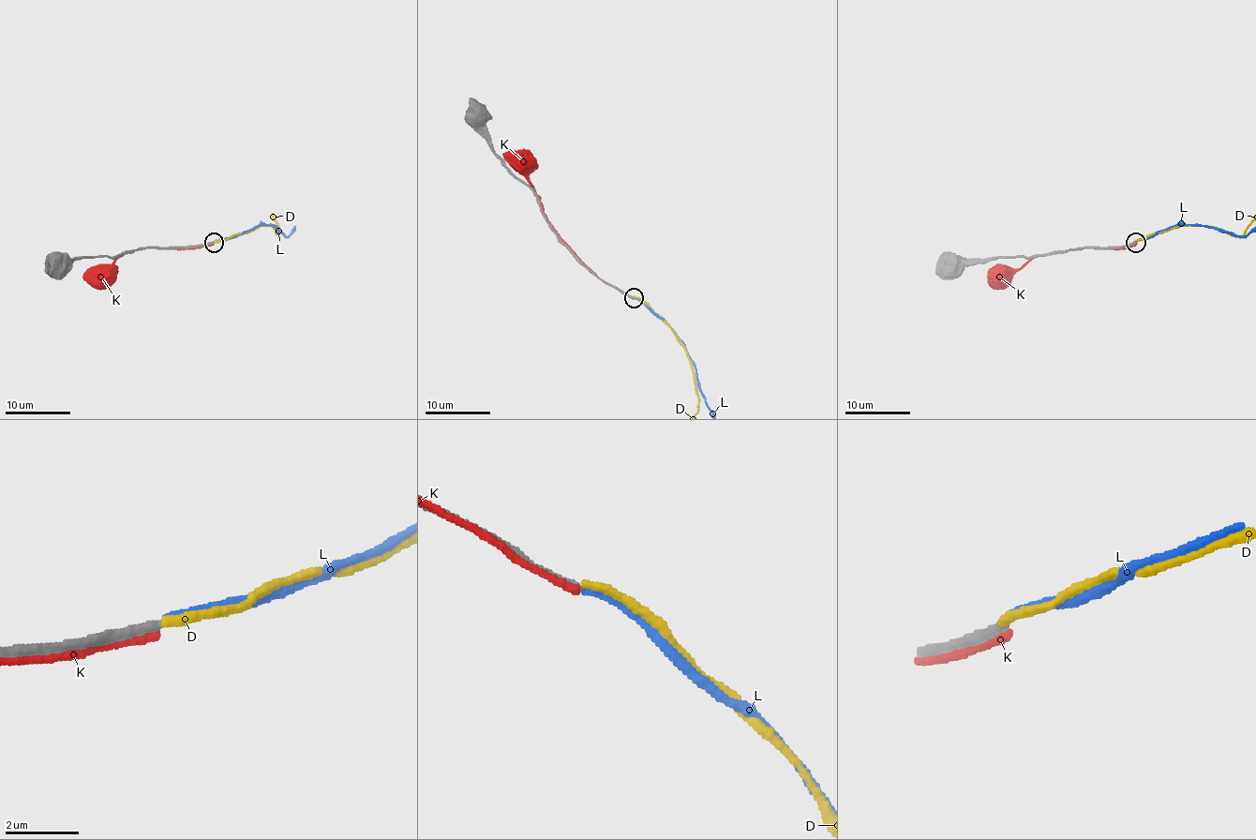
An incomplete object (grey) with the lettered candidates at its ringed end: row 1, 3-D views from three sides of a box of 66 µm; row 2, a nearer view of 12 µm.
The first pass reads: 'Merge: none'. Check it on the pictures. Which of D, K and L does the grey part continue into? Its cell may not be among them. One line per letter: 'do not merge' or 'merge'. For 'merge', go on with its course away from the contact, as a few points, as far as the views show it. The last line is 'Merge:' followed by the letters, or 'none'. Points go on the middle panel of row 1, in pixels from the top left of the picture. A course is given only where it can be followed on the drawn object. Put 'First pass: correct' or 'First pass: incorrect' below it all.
D: do not merge
K: do not merge
L: do not merge
Merge: none
First pass: correct

